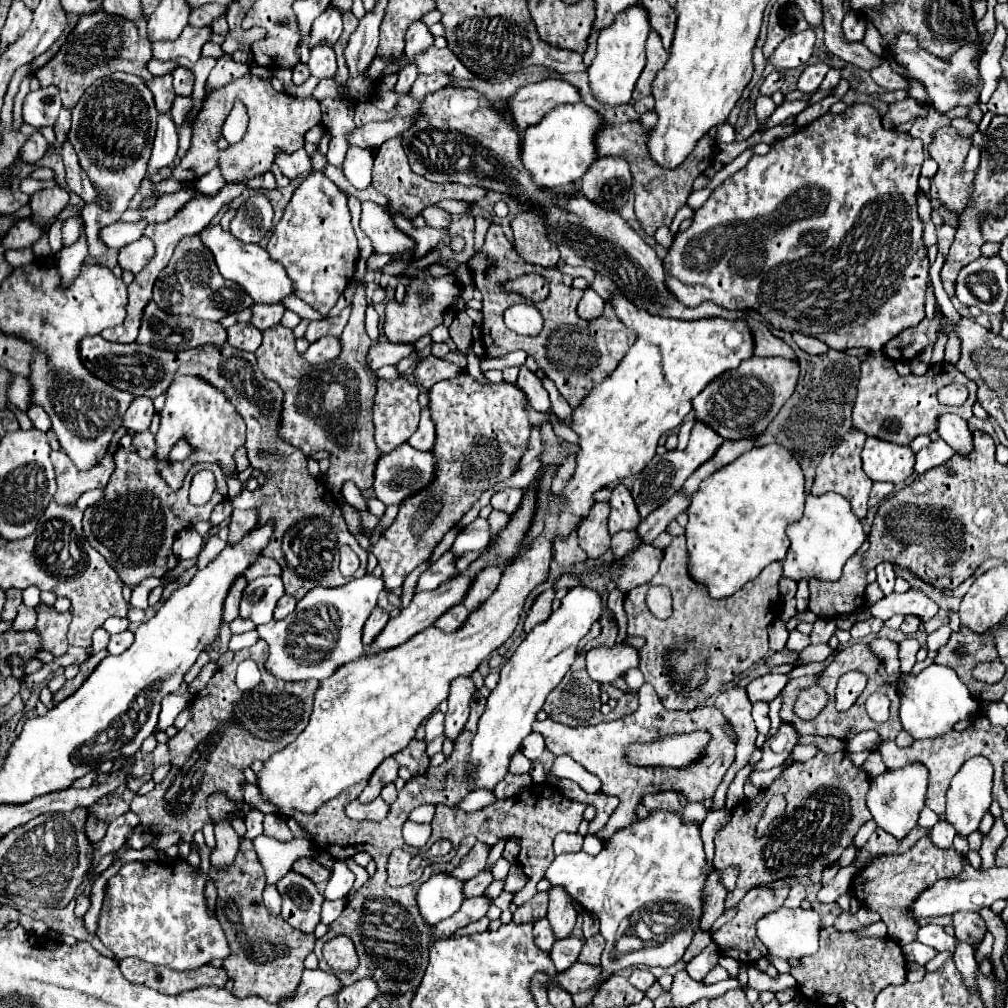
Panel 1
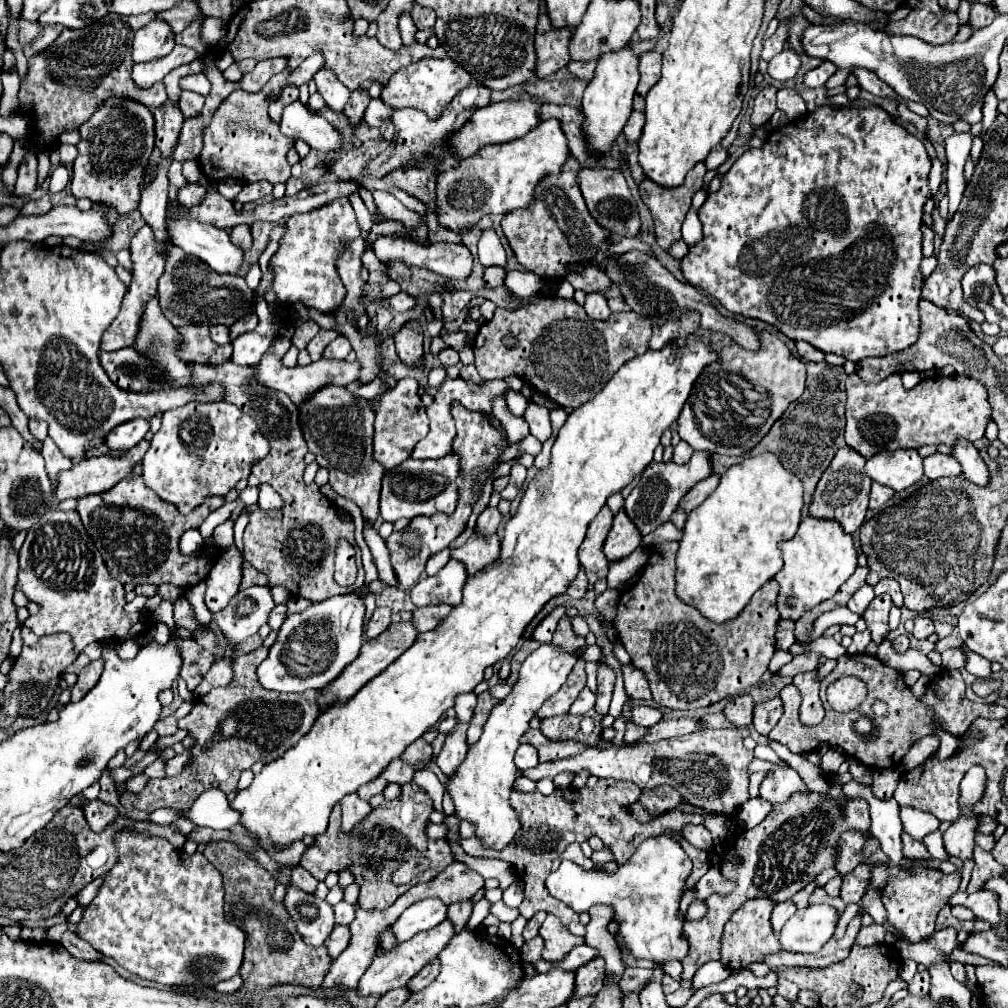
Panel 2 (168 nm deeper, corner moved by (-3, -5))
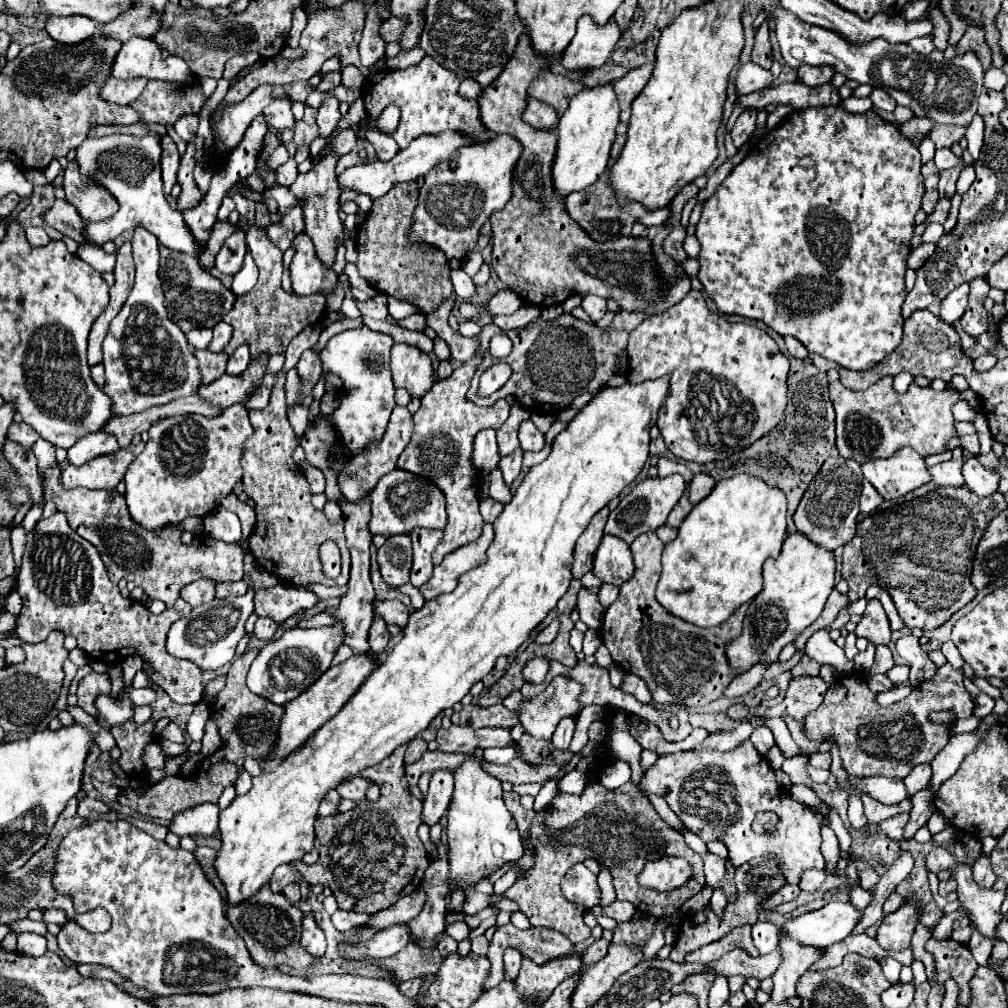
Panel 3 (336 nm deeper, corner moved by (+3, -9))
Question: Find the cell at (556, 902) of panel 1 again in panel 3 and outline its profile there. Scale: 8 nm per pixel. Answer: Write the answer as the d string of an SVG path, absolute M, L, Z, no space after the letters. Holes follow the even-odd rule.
M576 952L548 960L546 964L536 964L532 958L526 958L522 960L516 984L520 984L520 992L524 992L524 996L538 996L540 992L544 992L544 996L548 998L562 980L576 974L580 968L582 960Z

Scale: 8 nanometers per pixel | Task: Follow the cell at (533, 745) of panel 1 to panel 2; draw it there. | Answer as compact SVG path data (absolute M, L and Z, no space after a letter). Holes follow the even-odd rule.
M520 744L518 752L514 754L514 764L518 770L526 770L526 768L534 768L538 764L538 752L534 746L530 744Z

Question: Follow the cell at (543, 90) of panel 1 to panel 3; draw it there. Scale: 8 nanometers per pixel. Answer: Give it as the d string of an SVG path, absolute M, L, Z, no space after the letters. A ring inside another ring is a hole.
M446 130L446 132L440 132L440 134L434 134L434 136L420 136L416 140L412 140L412 144L404 150L400 150L392 160L388 162L382 162L382 160L376 160L376 162L368 162L368 164L360 164L360 166L352 166L348 170L344 170L340 176L338 176L338 182L340 182L340 190L346 190L346 188L354 188L358 192L364 192L368 194L370 198L380 198L384 196L392 186L400 184L400 182L416 182L418 178L424 178L430 170L434 170L438 164L442 162L448 162L452 164L454 160L454 154L458 148L462 146L470 146L474 144L474 140L470 140L470 136L464 136L462 132L454 132L454 130Z

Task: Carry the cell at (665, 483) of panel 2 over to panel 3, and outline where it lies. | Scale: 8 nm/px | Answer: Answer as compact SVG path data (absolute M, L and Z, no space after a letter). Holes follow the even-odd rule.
M672 474L672 476L666 476L666 478L646 478L642 482L638 482L630 494L626 494L618 508L610 512L610 518L608 518L608 524L606 524L606 534L614 534L622 540L626 540L628 544L632 544L642 532L648 532L648 530L658 530L666 516L670 514L670 510L674 508L674 504L682 498L686 490L686 480L680 476L680 474Z

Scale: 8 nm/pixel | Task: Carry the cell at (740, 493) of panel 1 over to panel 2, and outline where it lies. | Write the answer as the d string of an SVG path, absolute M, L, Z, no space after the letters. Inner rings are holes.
M760 454L730 466L718 488L688 514L676 554L676 596L712 622L738 616L752 594L782 568L778 542L792 538L800 524L802 482L774 454Z

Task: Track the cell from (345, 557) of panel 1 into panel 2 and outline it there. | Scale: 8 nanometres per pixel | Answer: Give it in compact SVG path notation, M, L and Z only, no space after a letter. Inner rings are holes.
M339 539L335 549L334 580L340 586L350 586L356 580L355 548L345 539Z

